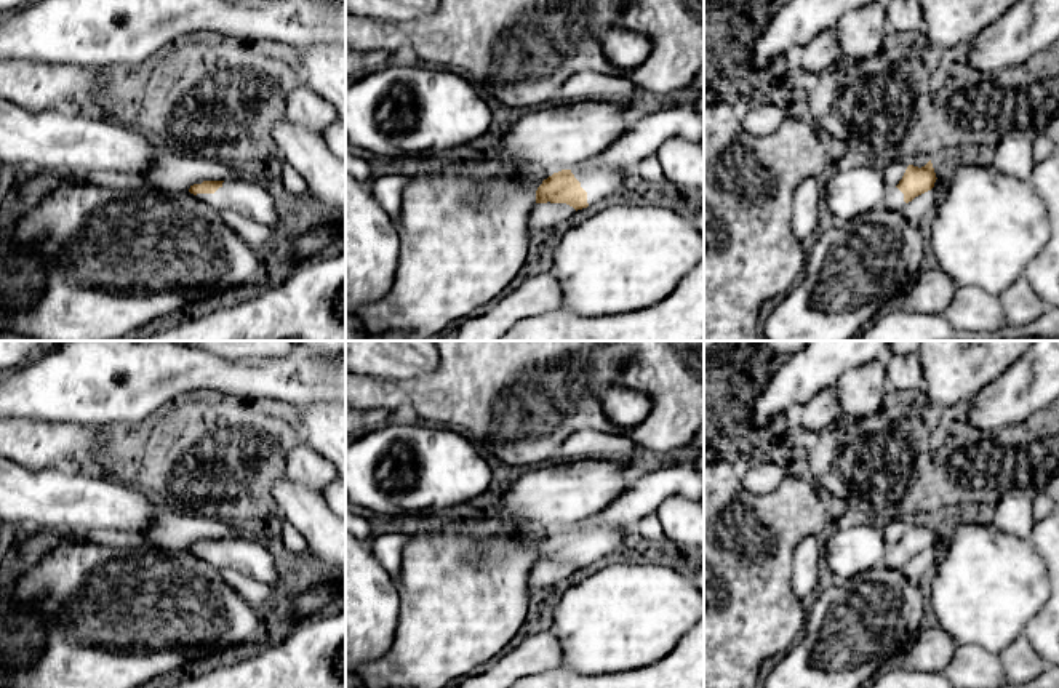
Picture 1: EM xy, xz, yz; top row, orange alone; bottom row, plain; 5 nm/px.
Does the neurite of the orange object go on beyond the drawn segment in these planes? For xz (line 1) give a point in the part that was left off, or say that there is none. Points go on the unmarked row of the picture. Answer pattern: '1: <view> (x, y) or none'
1: xz (599, 540)

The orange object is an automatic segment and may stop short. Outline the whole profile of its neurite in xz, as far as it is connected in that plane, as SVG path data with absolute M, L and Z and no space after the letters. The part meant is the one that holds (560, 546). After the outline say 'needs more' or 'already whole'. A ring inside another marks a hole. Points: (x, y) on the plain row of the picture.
M590 518L553 531L536 549L536 562L566 562L576 570L622 549L625 533L609 525L595 525Z | needs more

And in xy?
M203 539L189 547L197 557L216 570L234 570L270 589L280 582L272 554L264 544L242 539Z | needs more

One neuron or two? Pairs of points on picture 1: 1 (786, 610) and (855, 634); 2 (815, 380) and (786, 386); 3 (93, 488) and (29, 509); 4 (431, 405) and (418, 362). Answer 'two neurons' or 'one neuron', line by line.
1: two neurons
2: one neuron
3: one neuron
4: two neurons

